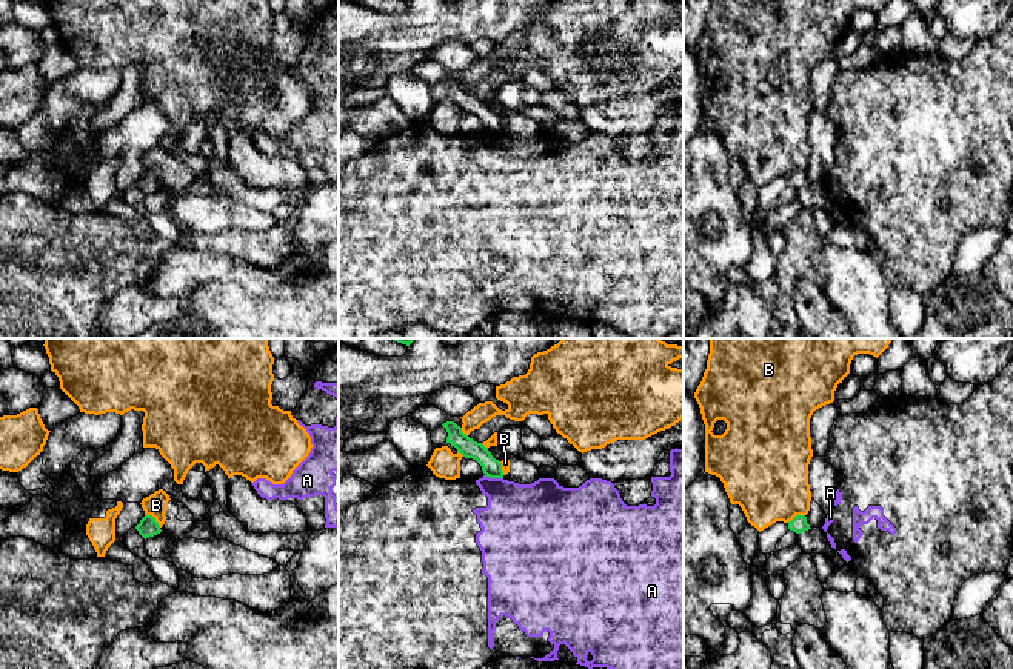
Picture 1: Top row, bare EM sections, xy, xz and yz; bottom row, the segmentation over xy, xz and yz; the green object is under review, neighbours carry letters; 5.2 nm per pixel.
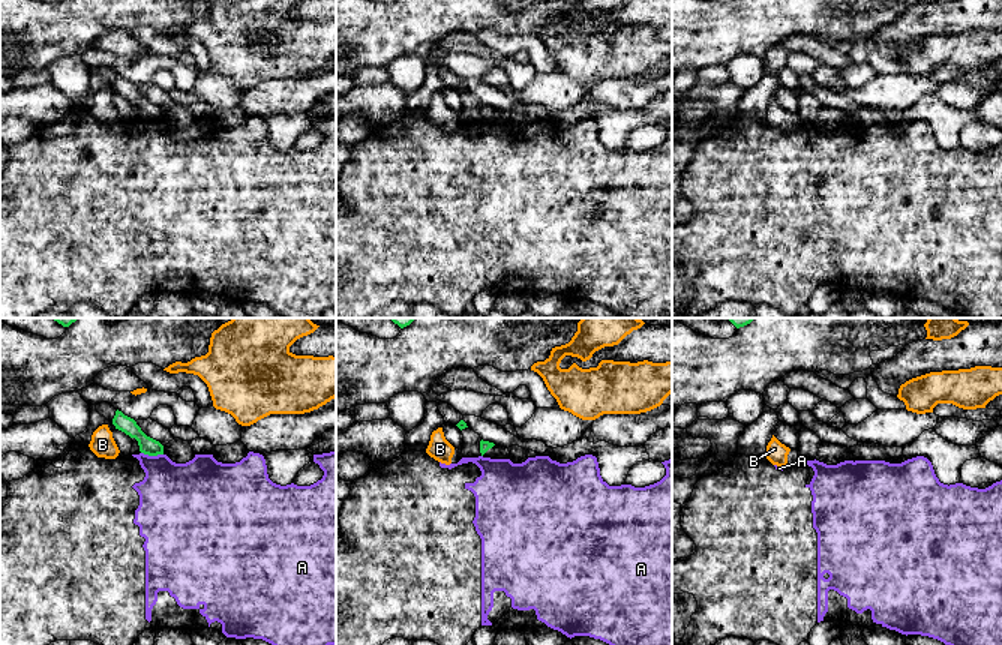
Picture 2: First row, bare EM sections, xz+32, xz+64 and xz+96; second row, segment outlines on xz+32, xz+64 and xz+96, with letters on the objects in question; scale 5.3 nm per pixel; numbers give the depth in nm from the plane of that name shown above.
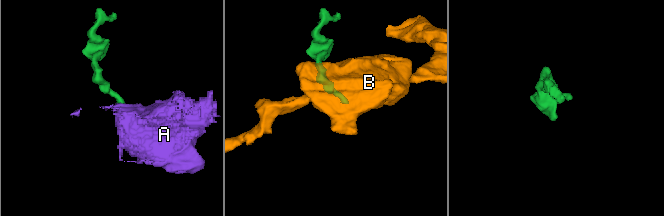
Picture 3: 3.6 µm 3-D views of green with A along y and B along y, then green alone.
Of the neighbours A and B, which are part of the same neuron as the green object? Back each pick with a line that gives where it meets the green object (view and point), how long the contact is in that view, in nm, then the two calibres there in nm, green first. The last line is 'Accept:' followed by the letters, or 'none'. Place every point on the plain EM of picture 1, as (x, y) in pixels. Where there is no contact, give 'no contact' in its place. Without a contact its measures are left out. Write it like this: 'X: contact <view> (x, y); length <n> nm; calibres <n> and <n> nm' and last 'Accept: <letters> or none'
Accept: none

